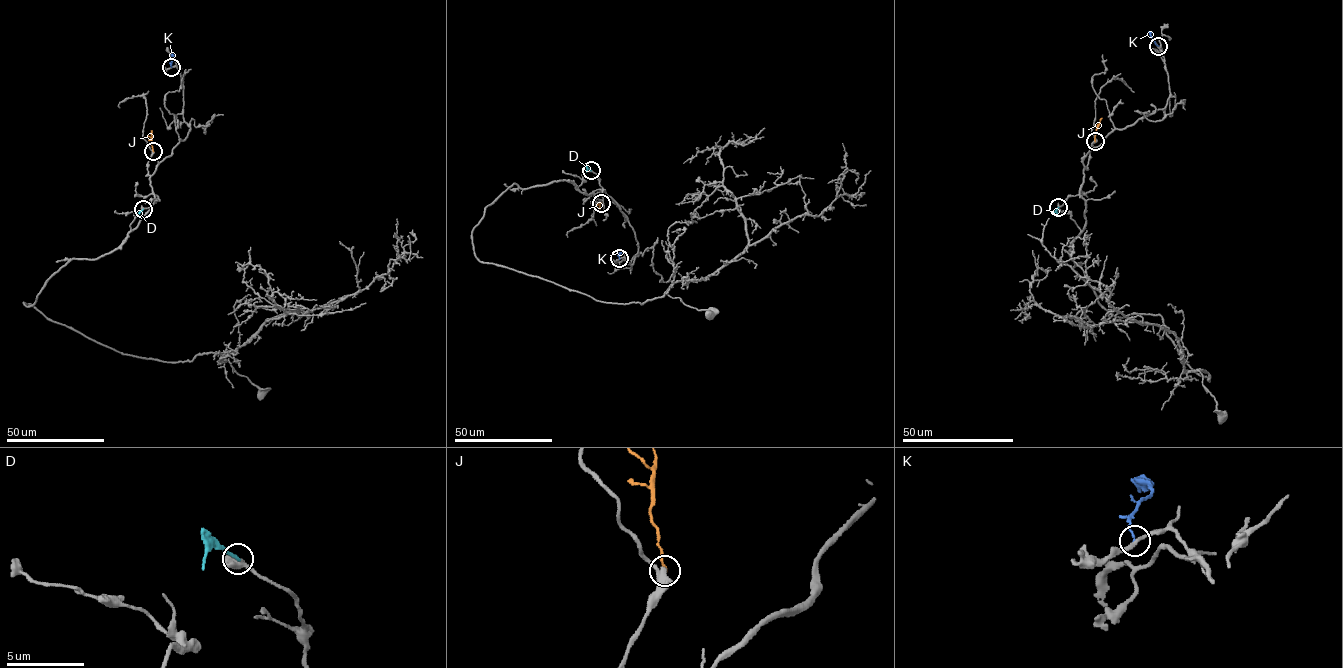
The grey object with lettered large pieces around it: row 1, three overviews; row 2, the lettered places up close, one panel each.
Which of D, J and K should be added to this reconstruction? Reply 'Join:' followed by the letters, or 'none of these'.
Join: D

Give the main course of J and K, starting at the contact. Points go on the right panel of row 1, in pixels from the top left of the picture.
J: (1095, 141), (1102, 118)
K: (1158, 46), (1149, 31)

